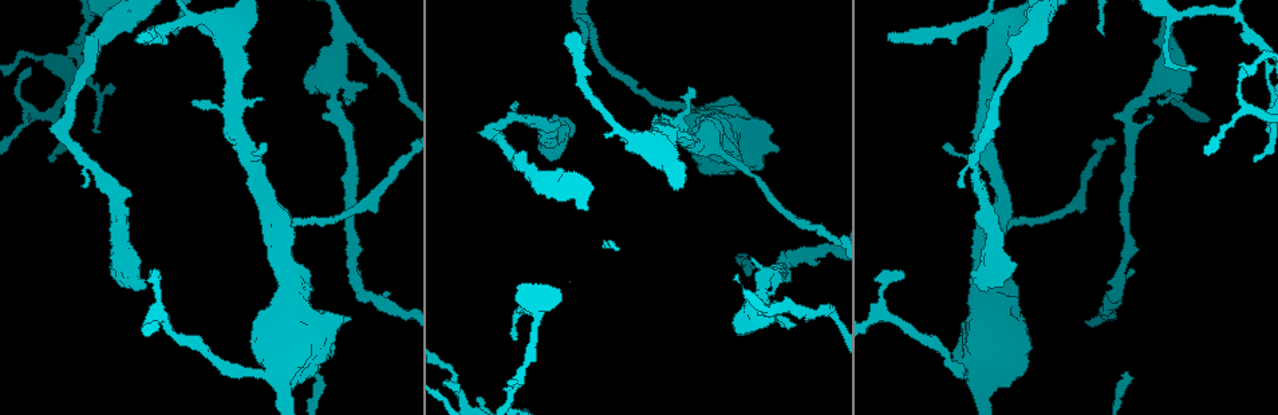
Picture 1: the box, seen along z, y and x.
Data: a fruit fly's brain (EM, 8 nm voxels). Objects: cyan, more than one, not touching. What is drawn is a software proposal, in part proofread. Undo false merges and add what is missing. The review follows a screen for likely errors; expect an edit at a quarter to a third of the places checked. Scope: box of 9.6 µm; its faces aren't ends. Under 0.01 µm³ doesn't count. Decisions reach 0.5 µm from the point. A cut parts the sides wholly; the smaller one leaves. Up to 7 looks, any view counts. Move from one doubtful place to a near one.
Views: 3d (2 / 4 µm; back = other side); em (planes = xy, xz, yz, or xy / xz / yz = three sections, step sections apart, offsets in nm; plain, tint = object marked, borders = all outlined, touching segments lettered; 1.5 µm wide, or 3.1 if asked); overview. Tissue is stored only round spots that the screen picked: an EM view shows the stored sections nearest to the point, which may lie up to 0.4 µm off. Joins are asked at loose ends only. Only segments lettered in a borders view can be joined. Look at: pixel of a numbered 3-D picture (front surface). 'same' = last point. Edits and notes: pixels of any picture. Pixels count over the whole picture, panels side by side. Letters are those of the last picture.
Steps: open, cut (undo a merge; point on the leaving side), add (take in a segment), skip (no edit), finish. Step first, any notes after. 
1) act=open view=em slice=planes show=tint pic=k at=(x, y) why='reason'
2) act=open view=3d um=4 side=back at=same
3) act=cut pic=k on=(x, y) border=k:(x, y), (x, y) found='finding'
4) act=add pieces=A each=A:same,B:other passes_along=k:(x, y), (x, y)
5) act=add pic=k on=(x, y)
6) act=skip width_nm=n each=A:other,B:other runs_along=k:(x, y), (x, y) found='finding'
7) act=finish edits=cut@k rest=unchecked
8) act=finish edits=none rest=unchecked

act=open view=3d um=4 pic=1 at=(1113, 116) why='free end'

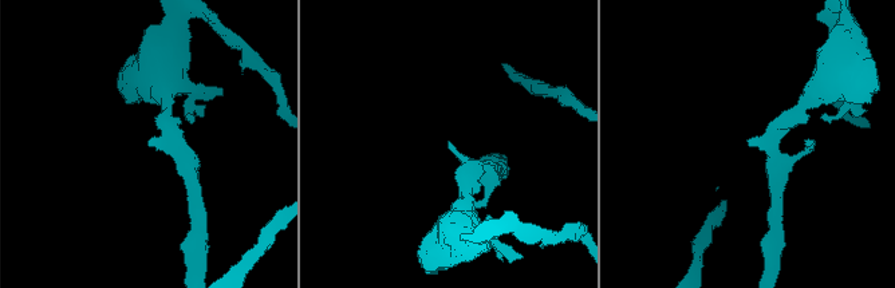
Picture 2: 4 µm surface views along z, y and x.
act=open view=em slice=xz step=8 show=plain pic=2 at=(447, 143) arm_widths_nm=200,240

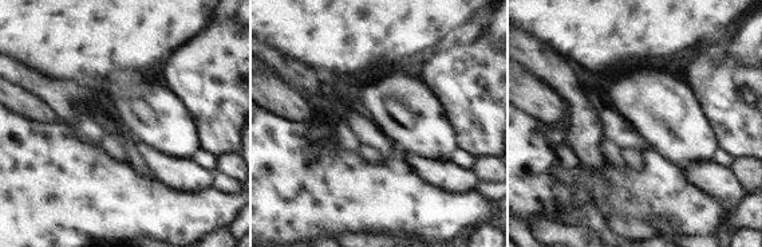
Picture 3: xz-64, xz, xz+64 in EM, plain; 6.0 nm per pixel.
act=open view=em slice=xz step=8 show=borders at=same

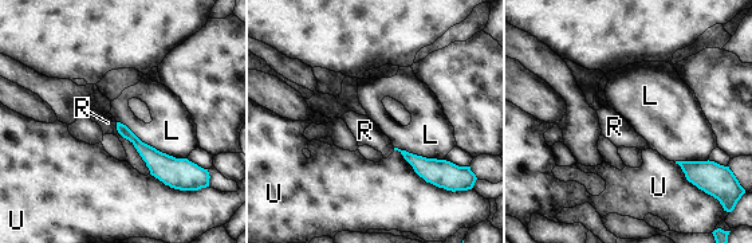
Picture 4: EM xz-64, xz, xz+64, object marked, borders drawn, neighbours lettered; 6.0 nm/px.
act=skip each=L:other,R:other,U:other border=4:(115, 122), (150, 173) found='no lettered segment goes on from it'

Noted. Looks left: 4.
act=open view=3d um=2 side=back pic=1 at=(145, 288) why='an open end'

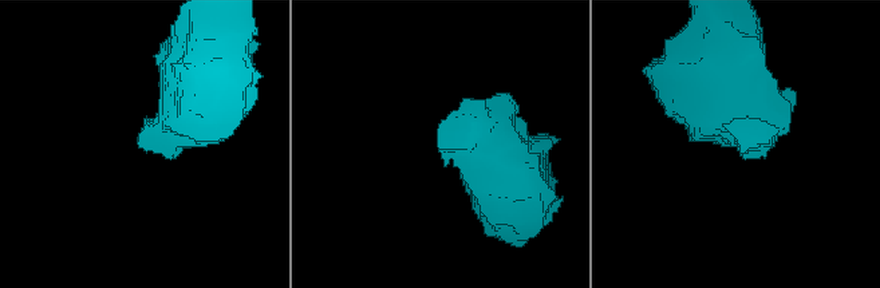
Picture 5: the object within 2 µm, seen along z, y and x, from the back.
act=open view=em um=3.1 slice=planes show=borders pic=5 at=(438, 132) why='now the EM'

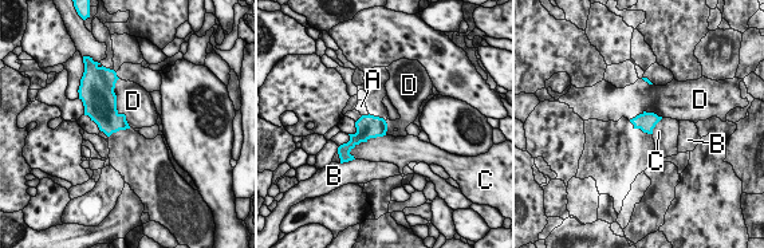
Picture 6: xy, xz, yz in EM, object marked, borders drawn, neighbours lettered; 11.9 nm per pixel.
act=skip each=A:other,B:other,C:other,D:other border=6:(117, 79), (115, 109), (130, 126) found='no lettered segment goes on from it'

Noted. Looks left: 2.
act=open view=em slice=planes show=borders pic=1 at=(33, 111) why='abrupt turn'

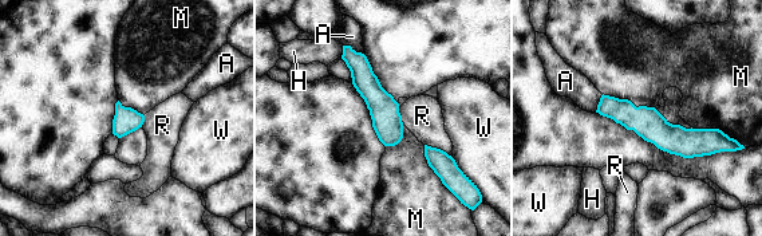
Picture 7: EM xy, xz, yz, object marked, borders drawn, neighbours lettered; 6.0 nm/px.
act=skip longest_contact=M:320nm each=A:other,H:other,M:other,R:other,W:other runs_along=7:(600, 107), (670, 138), (718, 138) found='one cell here'

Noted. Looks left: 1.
act=finish edits=none rest=unchecked

